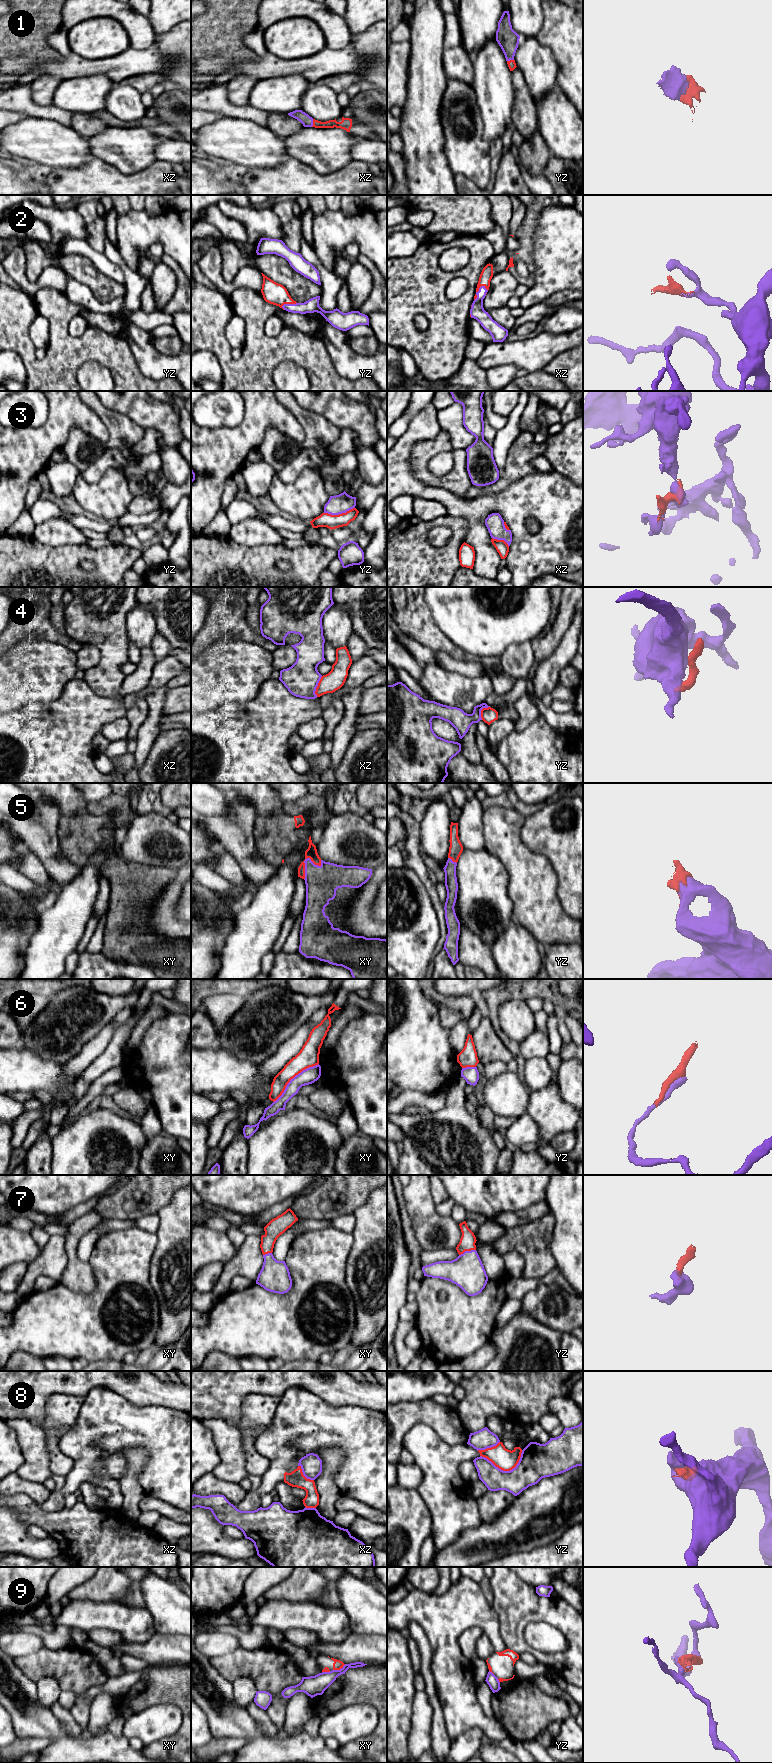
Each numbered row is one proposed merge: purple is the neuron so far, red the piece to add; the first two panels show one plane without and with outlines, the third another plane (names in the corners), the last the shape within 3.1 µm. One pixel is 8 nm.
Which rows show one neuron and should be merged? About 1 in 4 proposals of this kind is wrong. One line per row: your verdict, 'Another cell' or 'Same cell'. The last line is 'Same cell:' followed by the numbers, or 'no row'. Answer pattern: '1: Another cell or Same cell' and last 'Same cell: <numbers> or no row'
1: Same cell
2: Same cell
3: Another cell
4: Another cell
5: Same cell
6: Another cell
7: Same cell
8: Another cell
9: Another cell
Same cell: 1, 2, 5, 7

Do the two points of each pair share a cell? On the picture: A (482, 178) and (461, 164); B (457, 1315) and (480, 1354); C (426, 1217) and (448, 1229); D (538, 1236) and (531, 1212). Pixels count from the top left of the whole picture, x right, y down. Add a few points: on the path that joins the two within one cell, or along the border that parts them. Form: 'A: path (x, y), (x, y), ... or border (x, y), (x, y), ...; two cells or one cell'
A: path (477, 173), (466, 164); one cell
B: border (488, 1341), (460, 1360); two cells
C: path (431, 1222), (433, 1224), (440, 1224), (443, 1227); one cell
D: border (549, 1212), (511, 1228); two cells

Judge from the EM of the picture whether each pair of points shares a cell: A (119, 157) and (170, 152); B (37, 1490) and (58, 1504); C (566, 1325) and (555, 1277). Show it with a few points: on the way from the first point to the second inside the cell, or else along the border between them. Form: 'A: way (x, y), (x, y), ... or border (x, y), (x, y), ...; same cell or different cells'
A: way (132, 154), (155, 154), (157, 152); same cell
B: border (52, 1492), (44, 1501), (37, 1504); different cells
C: border (540, 1283), (558, 1284), (572, 1293); different cells

